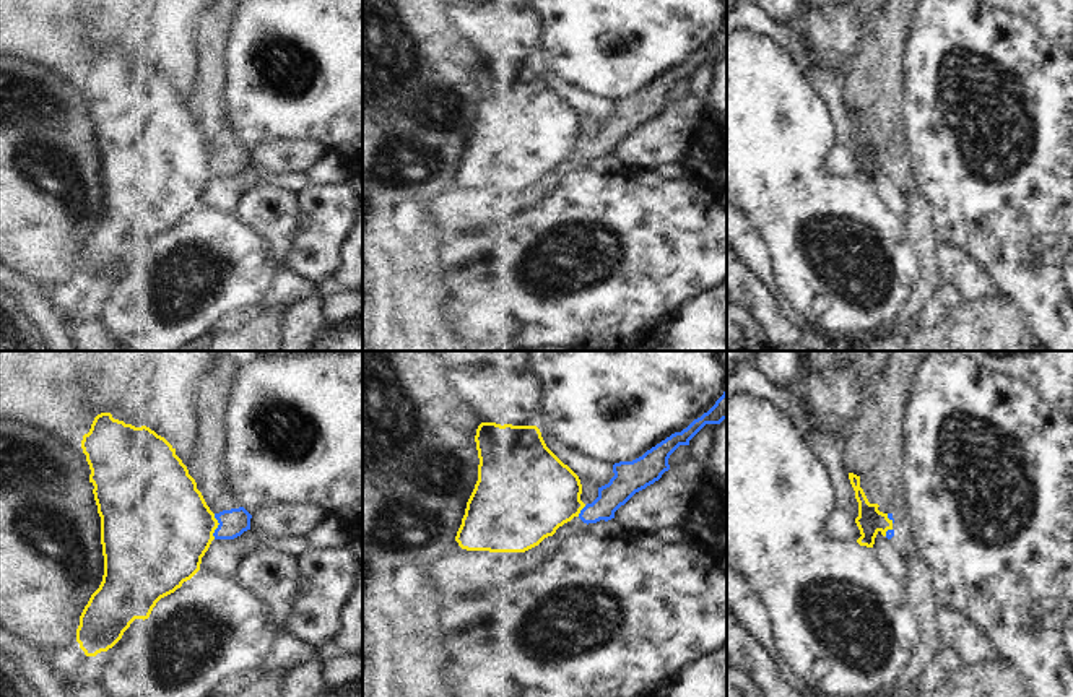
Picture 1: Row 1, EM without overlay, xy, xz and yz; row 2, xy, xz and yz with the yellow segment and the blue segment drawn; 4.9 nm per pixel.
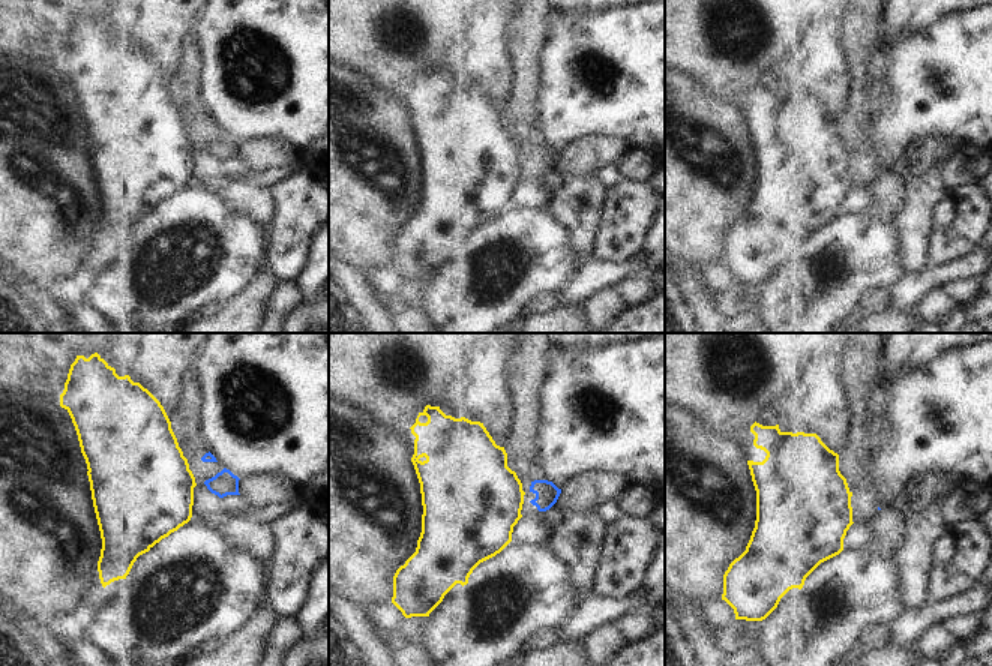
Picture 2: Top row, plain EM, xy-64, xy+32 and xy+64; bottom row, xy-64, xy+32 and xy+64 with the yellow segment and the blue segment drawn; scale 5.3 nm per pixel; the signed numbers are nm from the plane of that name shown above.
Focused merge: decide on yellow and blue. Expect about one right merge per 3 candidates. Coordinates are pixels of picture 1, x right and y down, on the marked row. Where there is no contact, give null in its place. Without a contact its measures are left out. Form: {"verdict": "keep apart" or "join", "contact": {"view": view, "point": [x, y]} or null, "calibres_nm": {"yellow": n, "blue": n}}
{"verdict": "keep apart", "contact": {"view": "xy", "point": [217, 527]}, "calibres_nm": {"yellow": 460, "blue": 140}}

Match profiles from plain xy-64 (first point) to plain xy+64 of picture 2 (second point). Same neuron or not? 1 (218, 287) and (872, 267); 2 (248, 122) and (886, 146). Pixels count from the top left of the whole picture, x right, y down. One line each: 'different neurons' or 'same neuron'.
1: same neuron
2: same neuron

